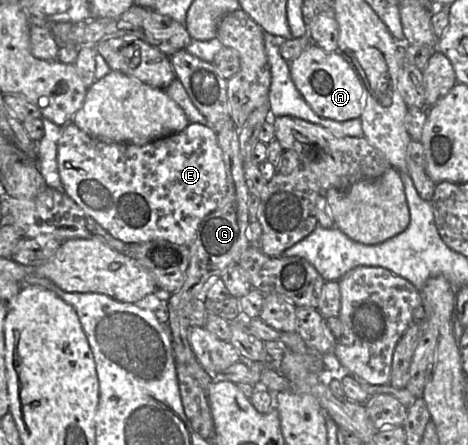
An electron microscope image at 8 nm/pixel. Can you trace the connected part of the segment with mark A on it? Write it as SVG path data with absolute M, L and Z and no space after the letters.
M311 44L307 49L305 49L302 54L295 59L294 61L290 62L290 73L291 78L298 89L298 91L301 93L305 101L309 104L309 106L312 108L312 110L320 117L327 118L335 121L347 121L351 119L360 118L363 107L364 107L364 86L362 84L361 79L359 78L357 72L355 71L354 67L351 65L351 63L339 52L325 52L323 49L321 49L316 44Z

